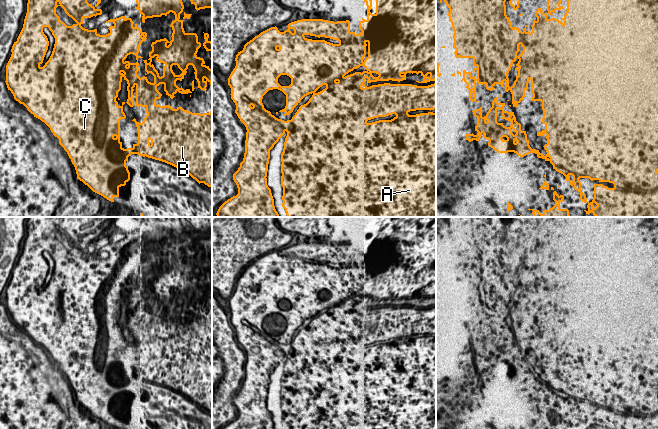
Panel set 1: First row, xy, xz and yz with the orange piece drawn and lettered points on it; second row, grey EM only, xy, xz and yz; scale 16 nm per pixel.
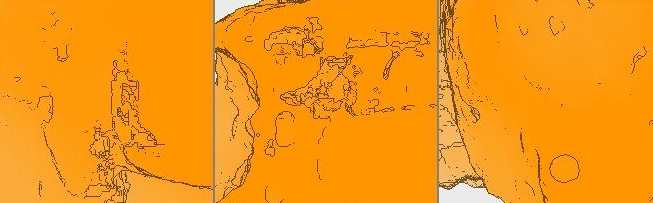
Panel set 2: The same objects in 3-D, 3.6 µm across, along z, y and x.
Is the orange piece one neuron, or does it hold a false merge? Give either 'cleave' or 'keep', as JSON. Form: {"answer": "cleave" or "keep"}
{"answer": "cleave"}

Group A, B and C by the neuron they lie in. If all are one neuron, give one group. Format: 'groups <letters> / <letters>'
groups A C / B

